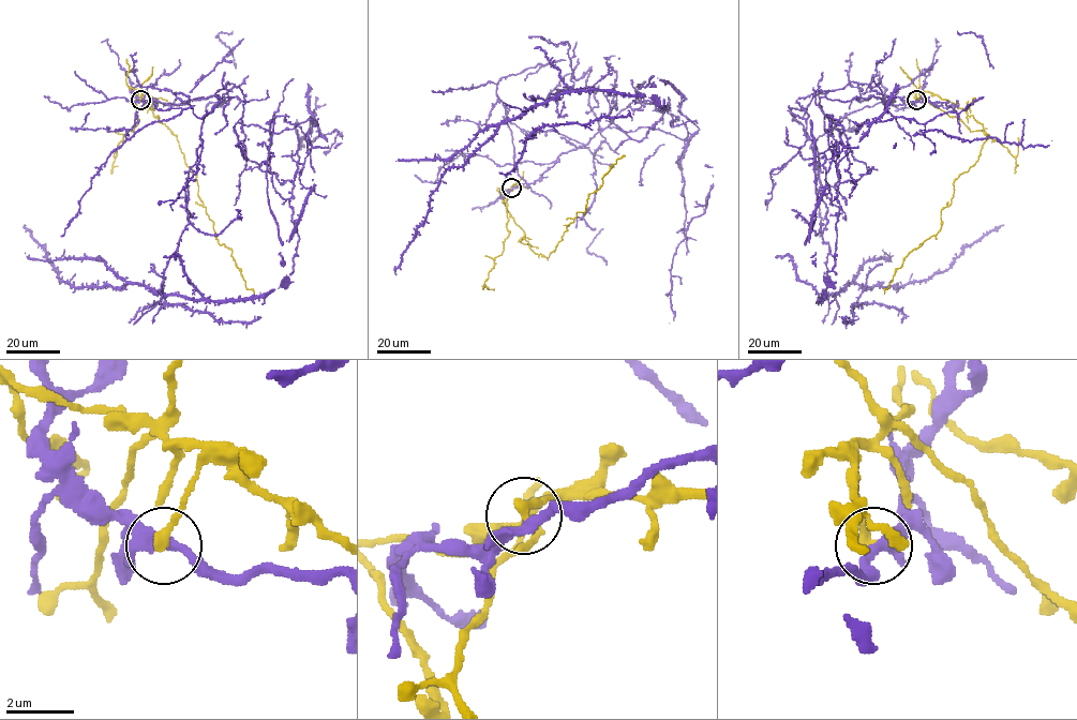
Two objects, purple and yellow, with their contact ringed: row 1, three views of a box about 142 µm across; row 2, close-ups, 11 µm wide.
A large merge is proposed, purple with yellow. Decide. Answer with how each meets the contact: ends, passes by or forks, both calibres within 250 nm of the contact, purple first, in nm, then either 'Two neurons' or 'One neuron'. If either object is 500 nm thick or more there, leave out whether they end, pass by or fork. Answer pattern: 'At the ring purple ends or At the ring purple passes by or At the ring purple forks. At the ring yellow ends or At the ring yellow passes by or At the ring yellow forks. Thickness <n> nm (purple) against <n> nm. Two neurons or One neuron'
At the ring purple passes by. At the ring yellow ends. Thickness 280 nm (purple) against 300 nm. Two neurons

